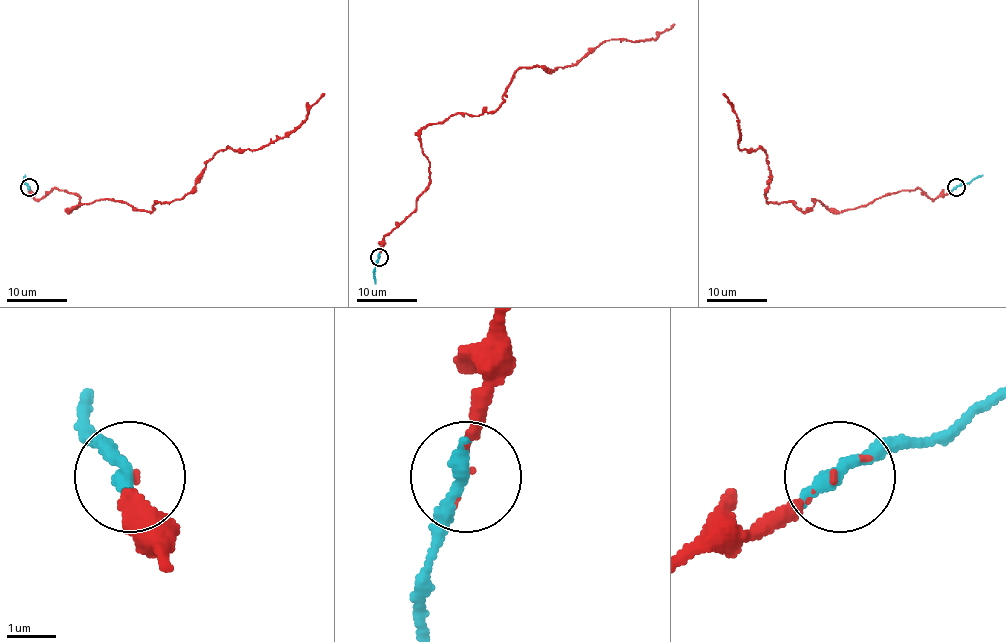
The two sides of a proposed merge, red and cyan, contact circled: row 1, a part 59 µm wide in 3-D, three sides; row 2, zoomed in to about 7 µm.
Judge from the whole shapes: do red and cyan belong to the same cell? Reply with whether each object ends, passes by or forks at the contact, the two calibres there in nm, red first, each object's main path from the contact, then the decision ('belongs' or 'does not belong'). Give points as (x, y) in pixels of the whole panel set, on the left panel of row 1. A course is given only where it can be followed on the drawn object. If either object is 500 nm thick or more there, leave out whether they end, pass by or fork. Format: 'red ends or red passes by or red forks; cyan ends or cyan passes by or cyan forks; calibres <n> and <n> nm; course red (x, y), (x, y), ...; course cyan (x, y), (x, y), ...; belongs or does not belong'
red ends; cyan ends; calibres 60 and 380 nm; course red (30, 187), (79, 198), (70, 211), (101, 199), (150, 211), (215, 154), (288, 136), (324, 93); course cyan (30, 187), (24, 181), (25, 175); belongs

